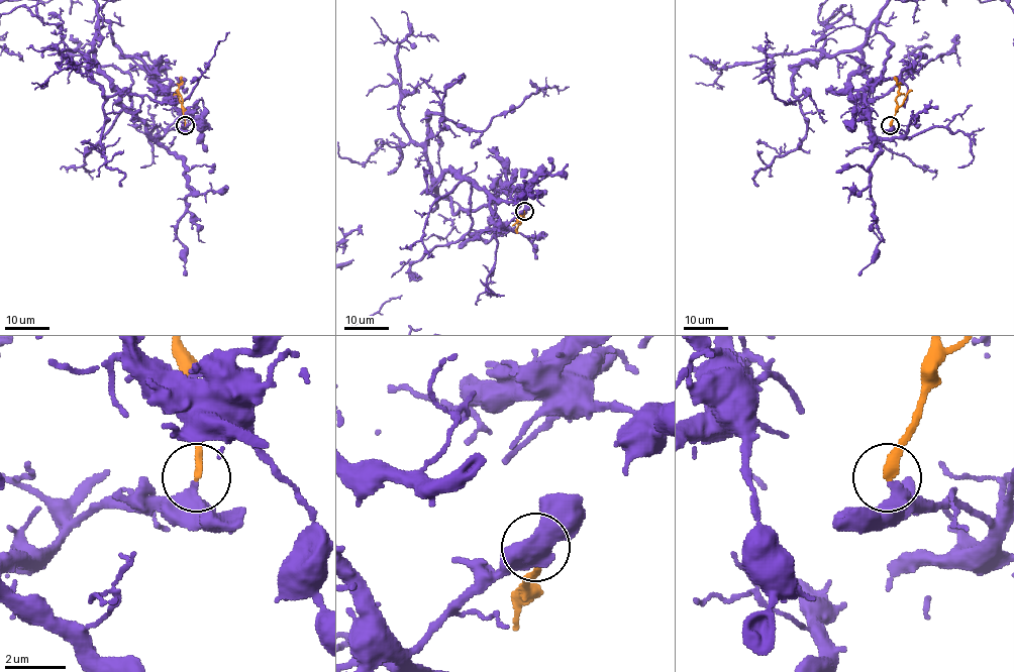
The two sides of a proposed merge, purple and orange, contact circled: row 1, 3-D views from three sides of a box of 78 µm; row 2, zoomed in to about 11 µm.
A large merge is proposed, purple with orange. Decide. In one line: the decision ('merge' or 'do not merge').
merge

